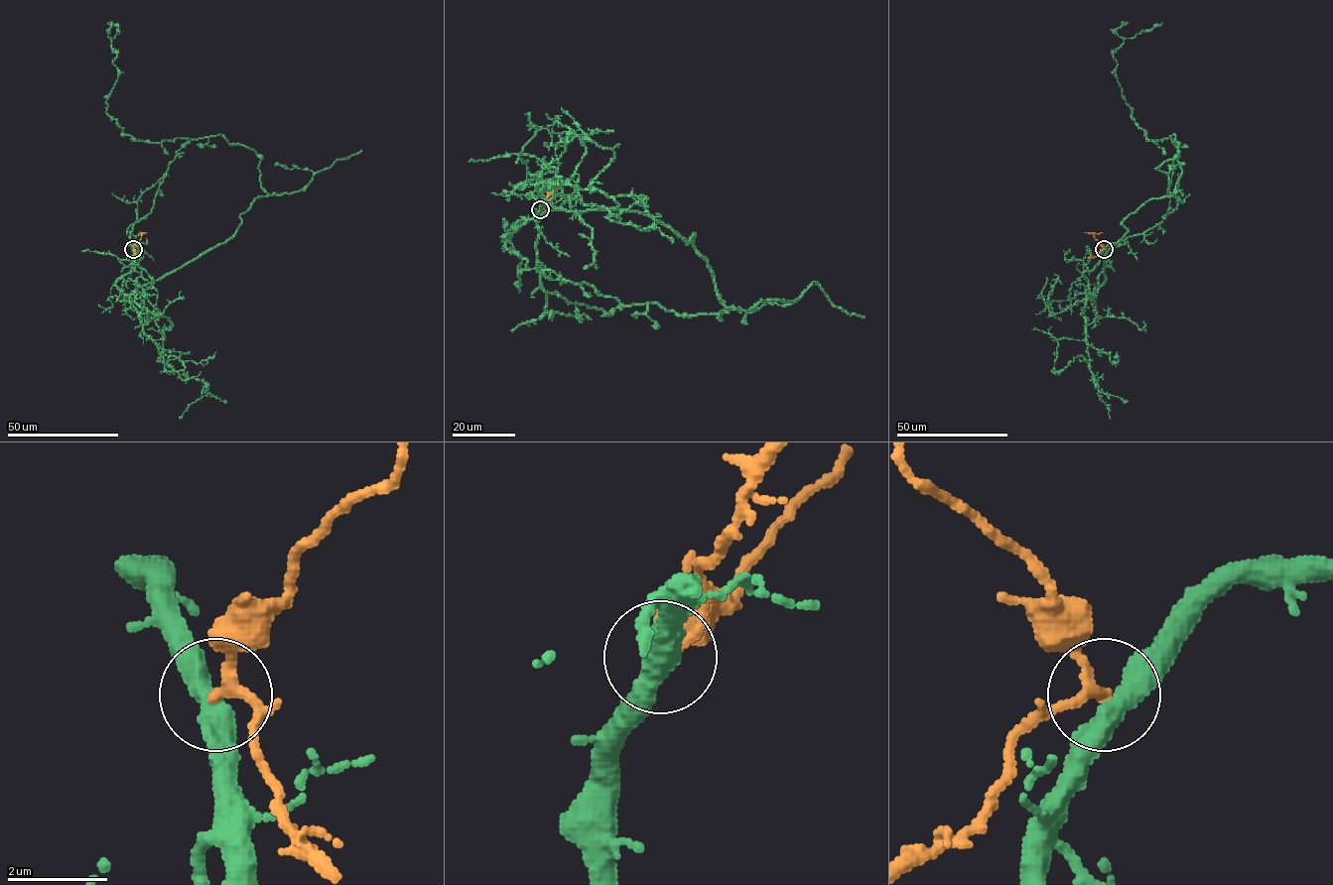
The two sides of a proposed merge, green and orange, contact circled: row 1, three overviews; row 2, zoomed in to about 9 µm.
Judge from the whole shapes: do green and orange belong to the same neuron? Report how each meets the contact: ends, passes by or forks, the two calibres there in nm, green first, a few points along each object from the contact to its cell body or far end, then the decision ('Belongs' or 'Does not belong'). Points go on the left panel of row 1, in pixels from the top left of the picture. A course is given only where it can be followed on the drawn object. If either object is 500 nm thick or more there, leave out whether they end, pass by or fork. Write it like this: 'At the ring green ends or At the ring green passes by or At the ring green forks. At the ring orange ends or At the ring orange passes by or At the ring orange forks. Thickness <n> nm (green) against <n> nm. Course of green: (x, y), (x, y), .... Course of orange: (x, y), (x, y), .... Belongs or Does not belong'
At the ring green passes by. At the ring orange passes by. Thickness 440 nm (green) against 200 nm. Course of green: (133, 249), (132, 226), (190, 140), (137, 141), (107, 114), (118, 22). Course of orange: (133, 249), (141, 238), (141, 232). Does not belong

